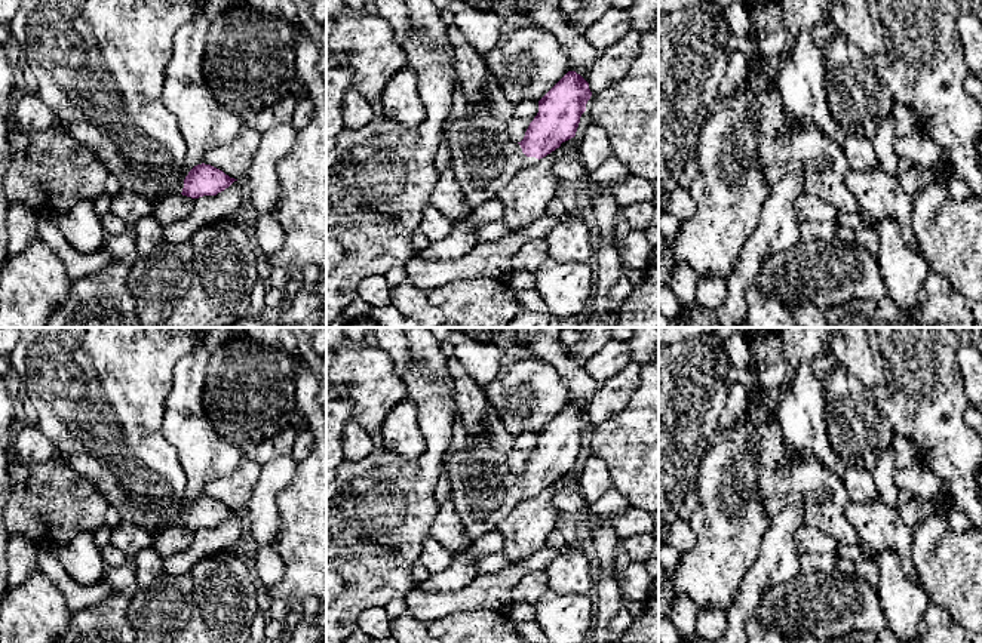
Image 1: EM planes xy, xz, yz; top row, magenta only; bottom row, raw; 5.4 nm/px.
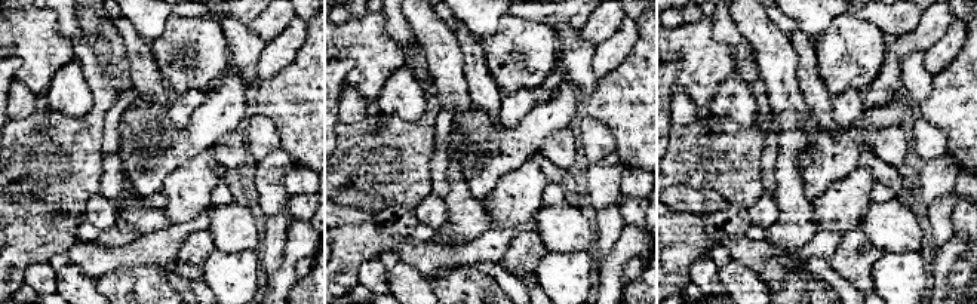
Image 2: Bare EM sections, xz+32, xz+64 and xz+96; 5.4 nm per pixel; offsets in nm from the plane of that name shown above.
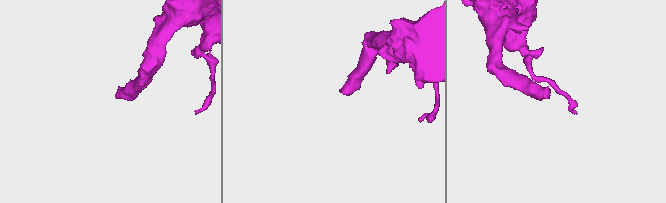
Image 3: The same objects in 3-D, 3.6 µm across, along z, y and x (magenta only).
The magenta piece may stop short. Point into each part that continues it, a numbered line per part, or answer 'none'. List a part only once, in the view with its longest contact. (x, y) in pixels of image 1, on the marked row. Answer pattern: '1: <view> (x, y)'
1: xz (484, 159)

